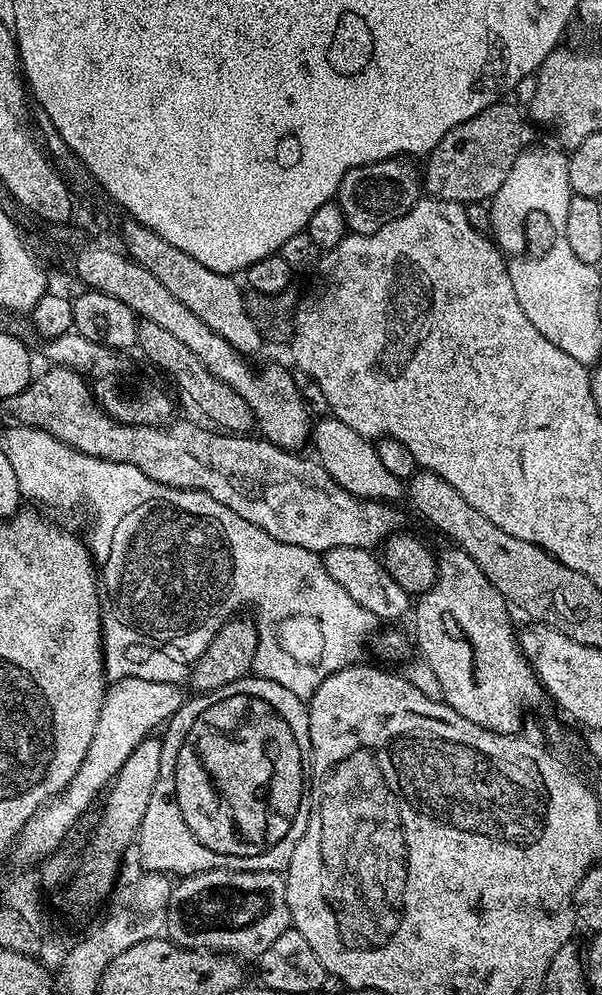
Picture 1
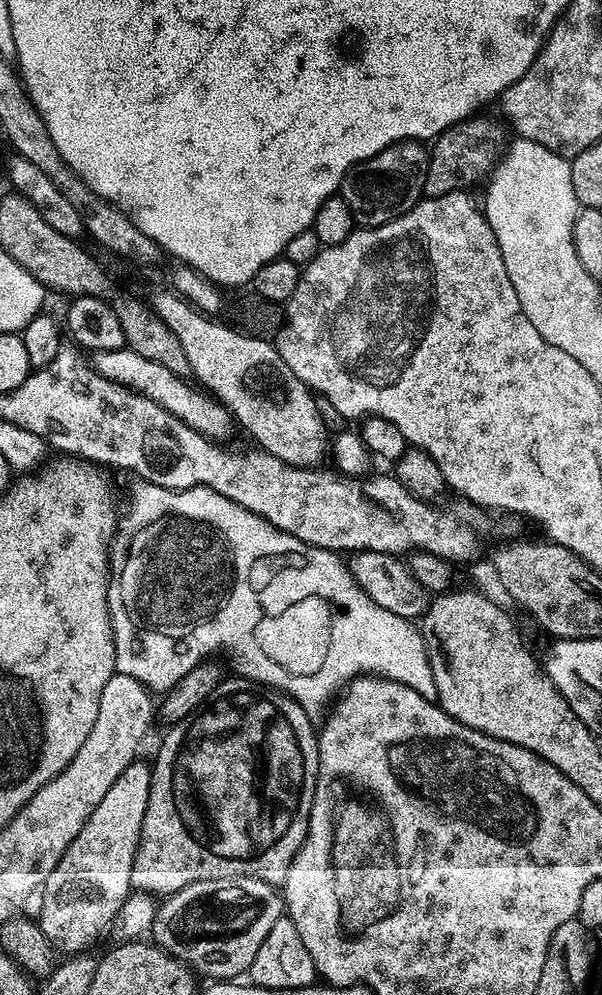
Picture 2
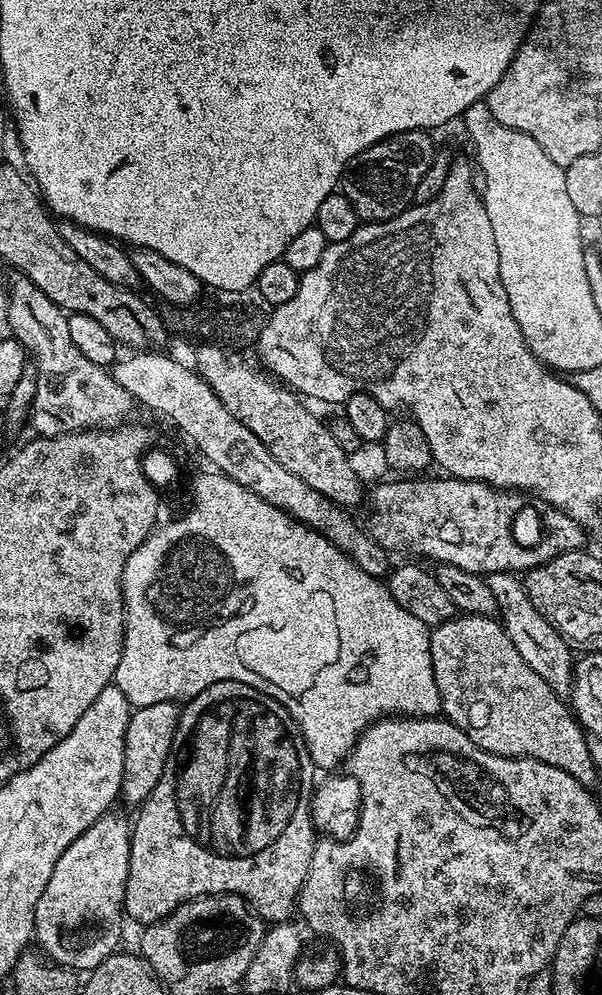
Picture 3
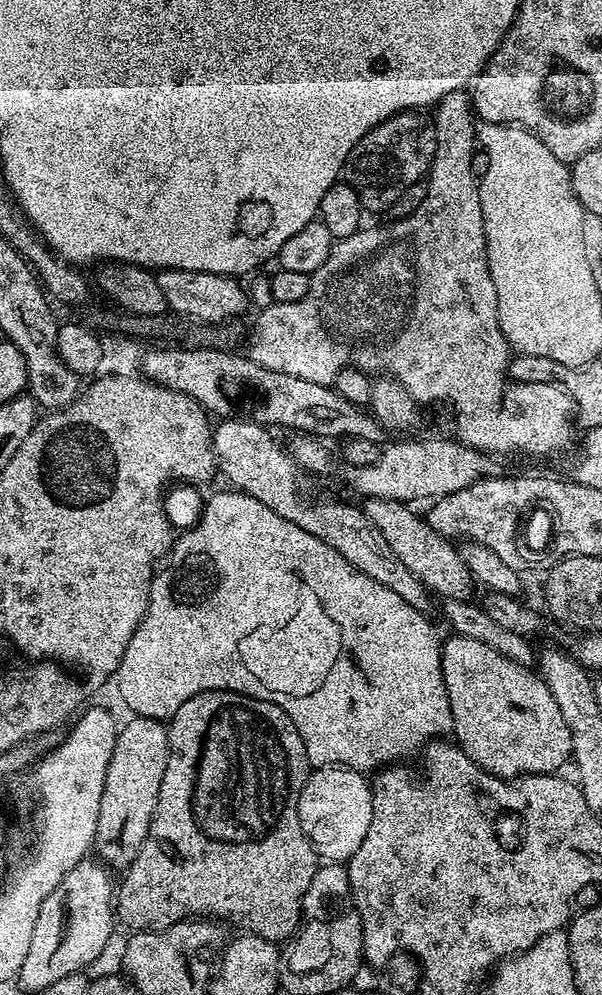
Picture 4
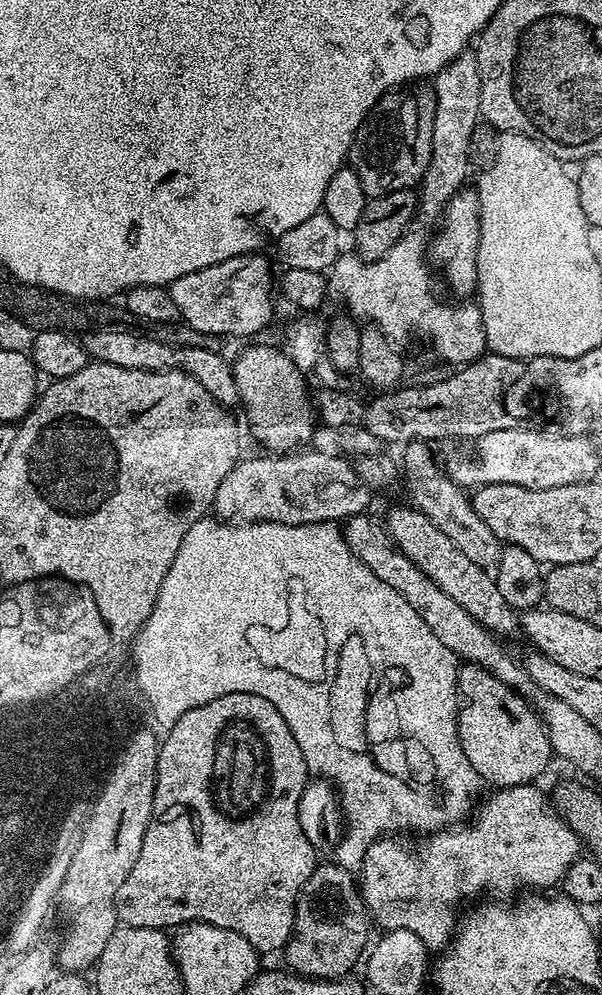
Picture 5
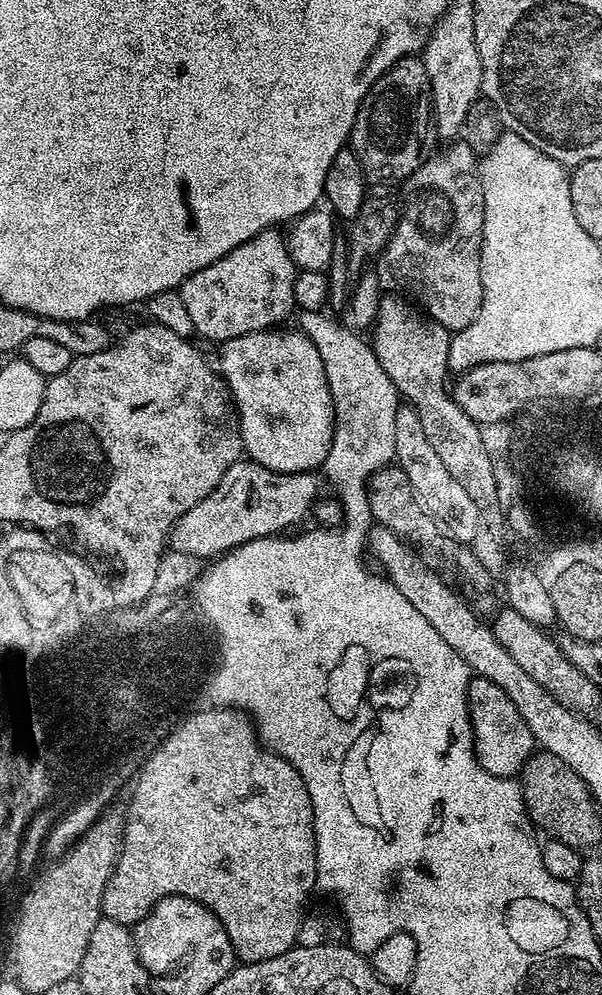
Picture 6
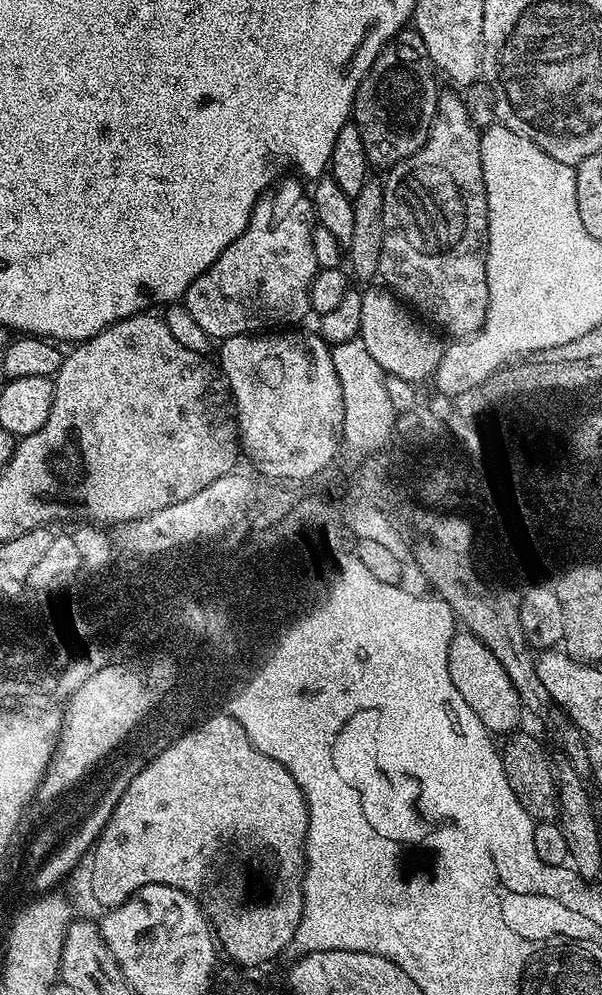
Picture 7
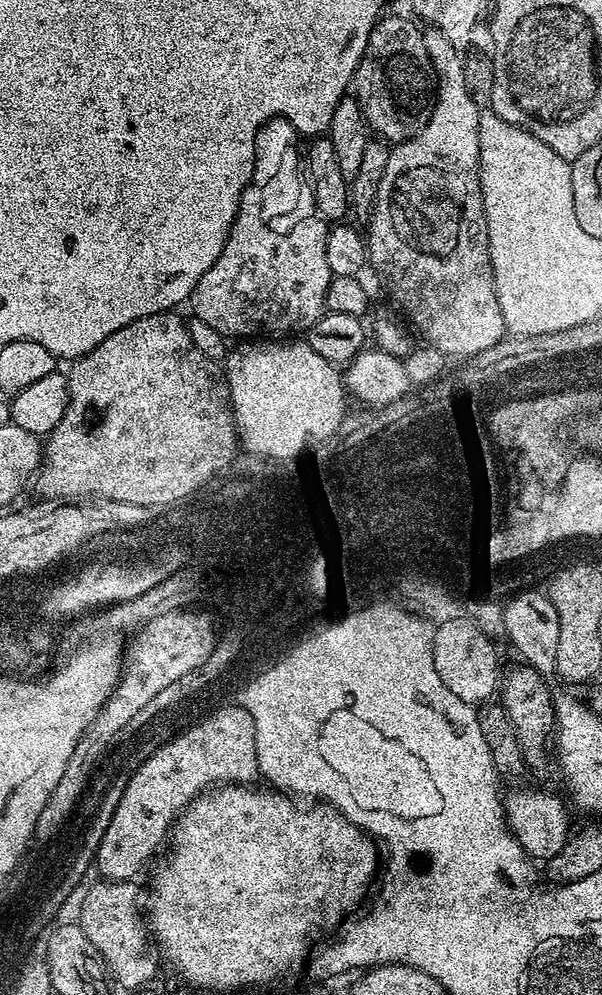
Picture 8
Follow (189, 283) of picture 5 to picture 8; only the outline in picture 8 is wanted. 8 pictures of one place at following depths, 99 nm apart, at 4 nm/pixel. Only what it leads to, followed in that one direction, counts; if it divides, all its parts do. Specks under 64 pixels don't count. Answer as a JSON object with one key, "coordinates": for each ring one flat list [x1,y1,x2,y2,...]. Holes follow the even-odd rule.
{"coordinates":[[319,218,311,219,300,221,297,219,293,223,288,236,268,236,268,232,252,232,252,228,244,228,244,224,233,224,229,238,224,243,222,254,214,262,214,266,210,266,210,270,206,270,206,274,202,274,202,278,198,278,198,282,194,286,190,297,191,315,212,326,218,334,225,338,231,338,231,336,240,336,236,338,264,338,269,335,267,332,273,332,271,334,273,337,284,338,289,335,287,332,307,333,308,329,314,326,314,322,318,322,318,318,323,316,326,311,326,294,333,277,330,265,326,263,326,242,328,241,329,225]]}

